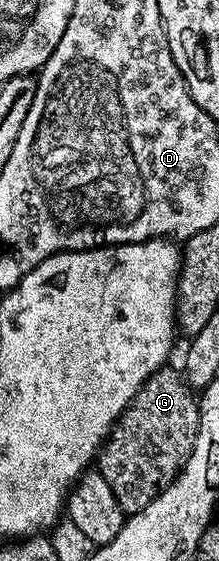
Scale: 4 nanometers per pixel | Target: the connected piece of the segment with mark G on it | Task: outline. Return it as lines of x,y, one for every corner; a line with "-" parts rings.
172,366
160,368
152,376
145,379
145,385
135,394
135,398
125,407
125,412
117,419
117,424
109,432
109,438
101,445
101,451
95,461
96,471
107,478
107,486
111,486
111,494
115,494
115,502
119,502
122,512
132,514
143,510
181,473
187,458
191,458
195,438
201,425
201,406
194,389
185,383
185,377

